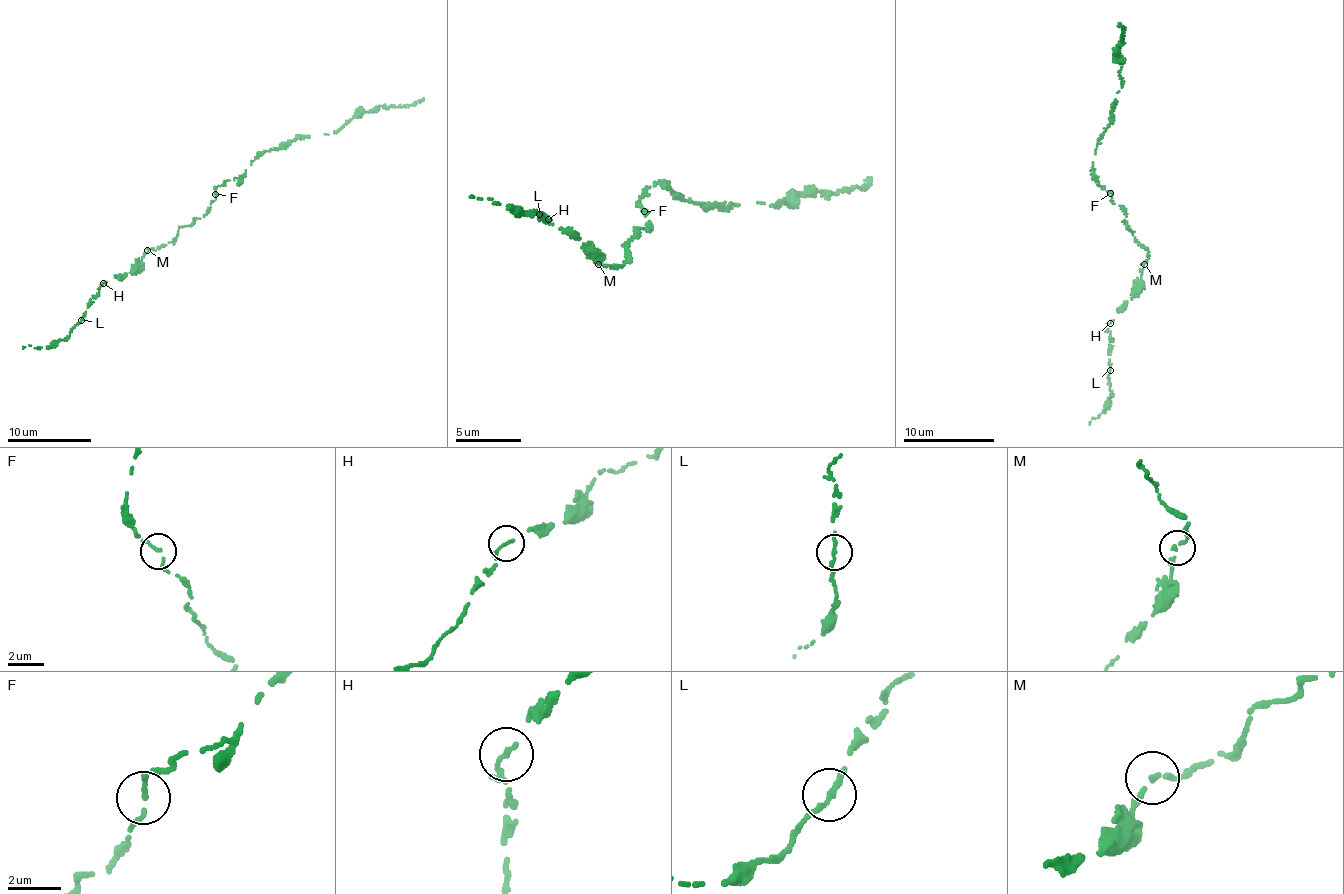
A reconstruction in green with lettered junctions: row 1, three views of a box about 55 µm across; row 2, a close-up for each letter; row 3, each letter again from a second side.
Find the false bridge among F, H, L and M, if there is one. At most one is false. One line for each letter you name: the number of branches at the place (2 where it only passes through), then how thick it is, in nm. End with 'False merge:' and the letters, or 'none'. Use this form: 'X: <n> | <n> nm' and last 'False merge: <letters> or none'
False merge: none

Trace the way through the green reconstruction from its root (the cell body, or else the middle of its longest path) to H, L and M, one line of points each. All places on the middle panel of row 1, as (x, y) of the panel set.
H: (648, 230), (640, 228), (626, 243), (627, 262), (612, 267), (596, 261), (574, 234), (563, 232), (548, 219)
L: (648, 230), (626, 243), (627, 262), (612, 267), (539, 214)
M: (648, 230), (640, 228), (624, 244), (629, 257), (622, 267), (604, 265), (601, 262), (598, 264)

